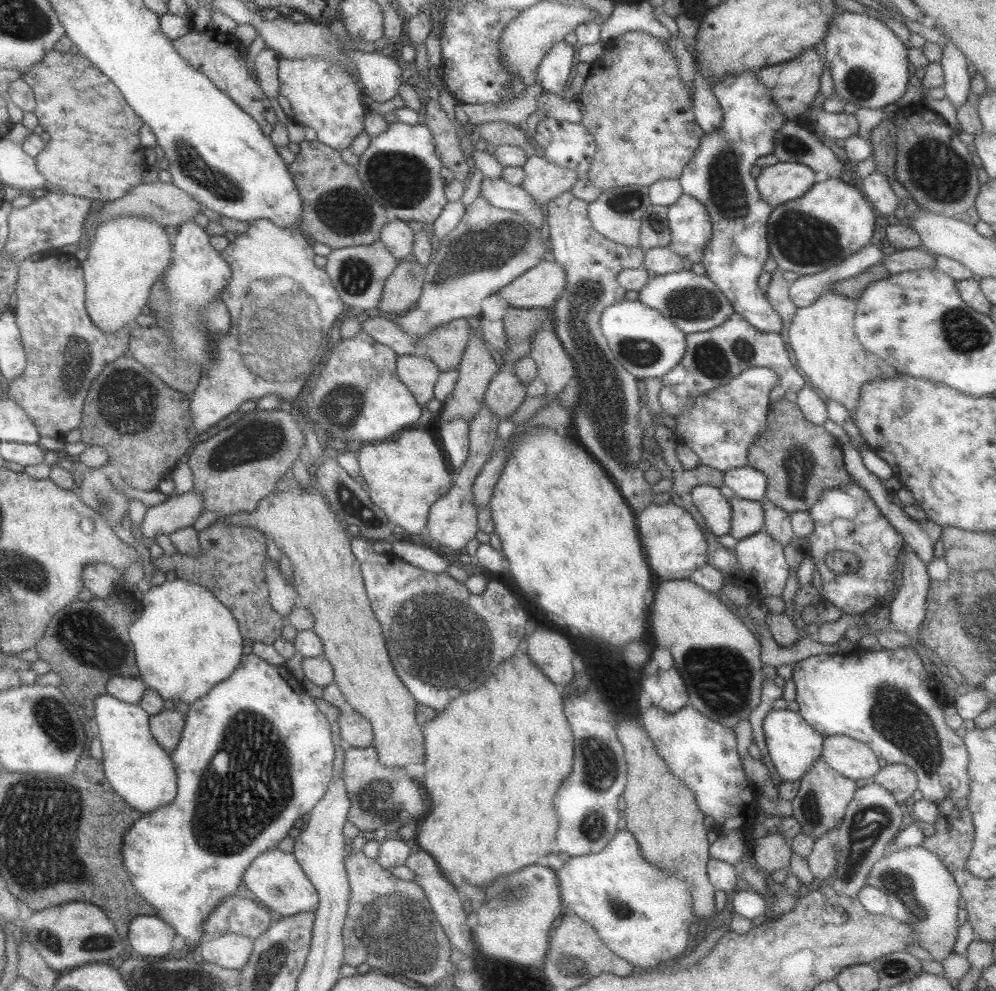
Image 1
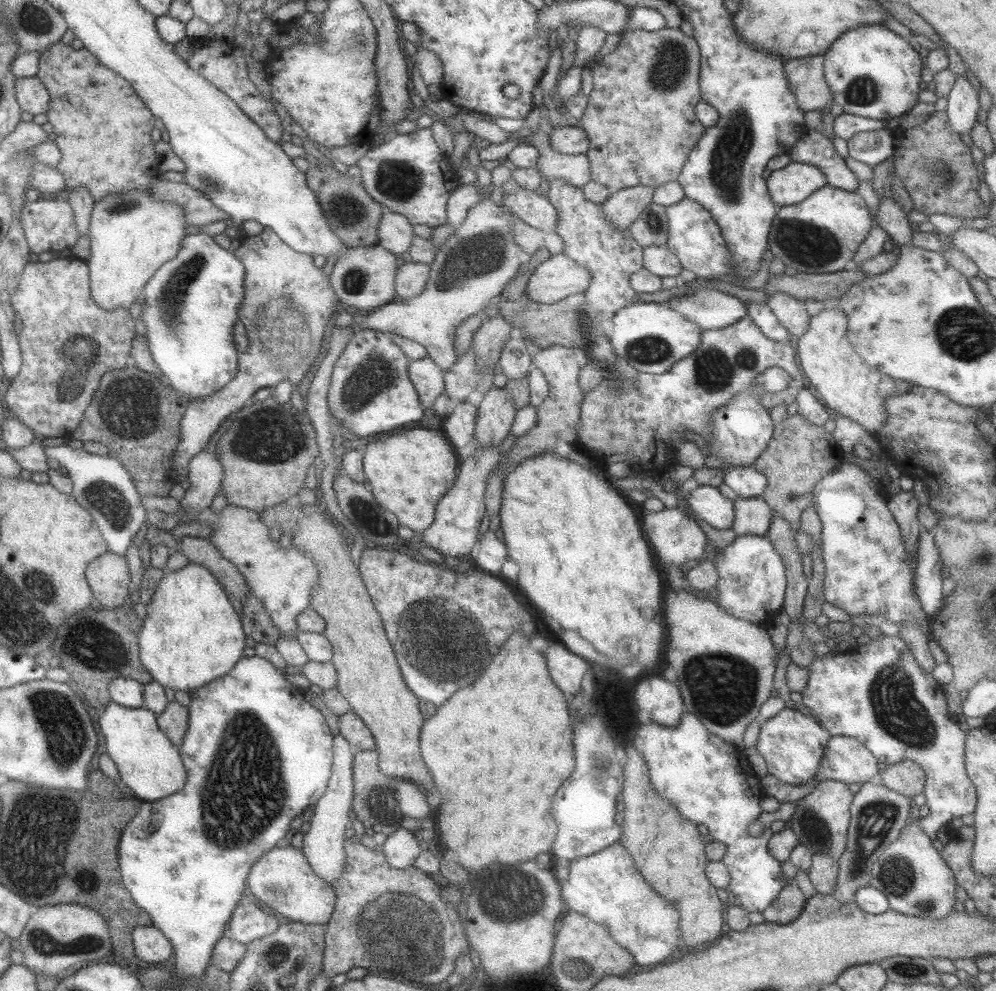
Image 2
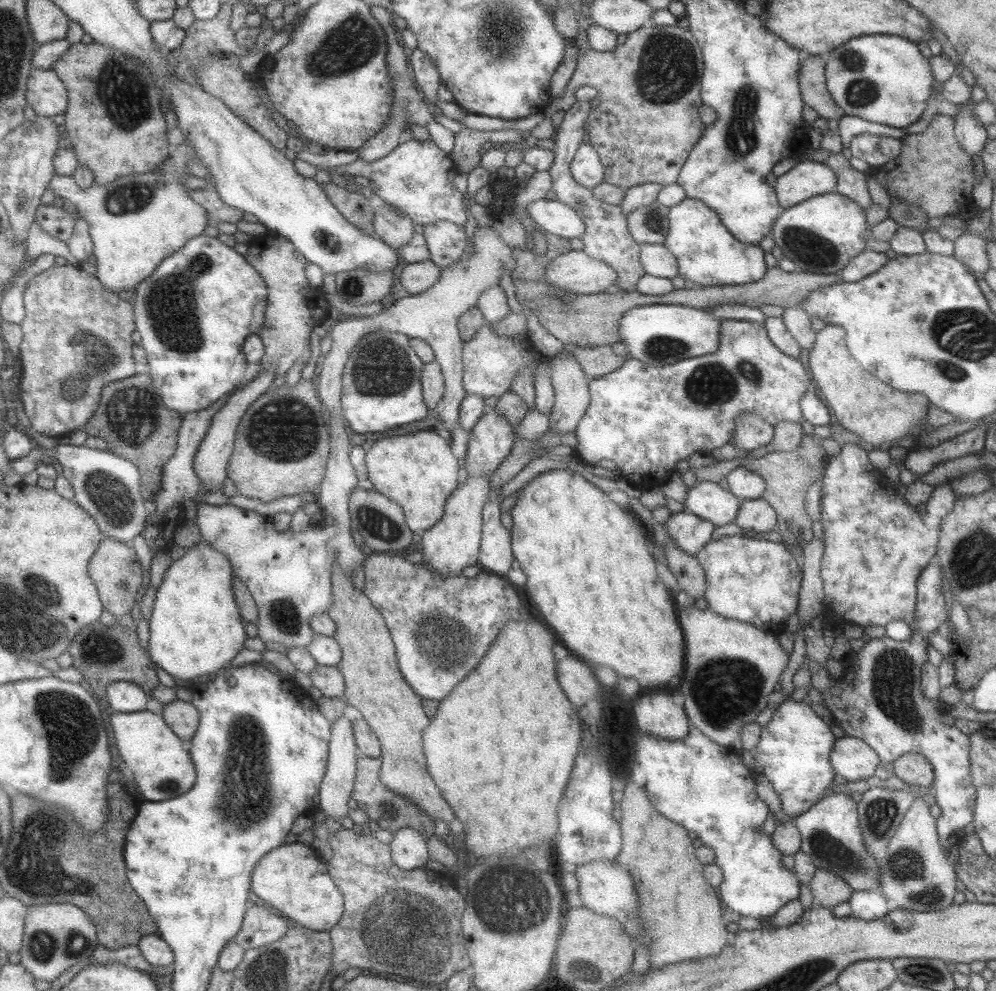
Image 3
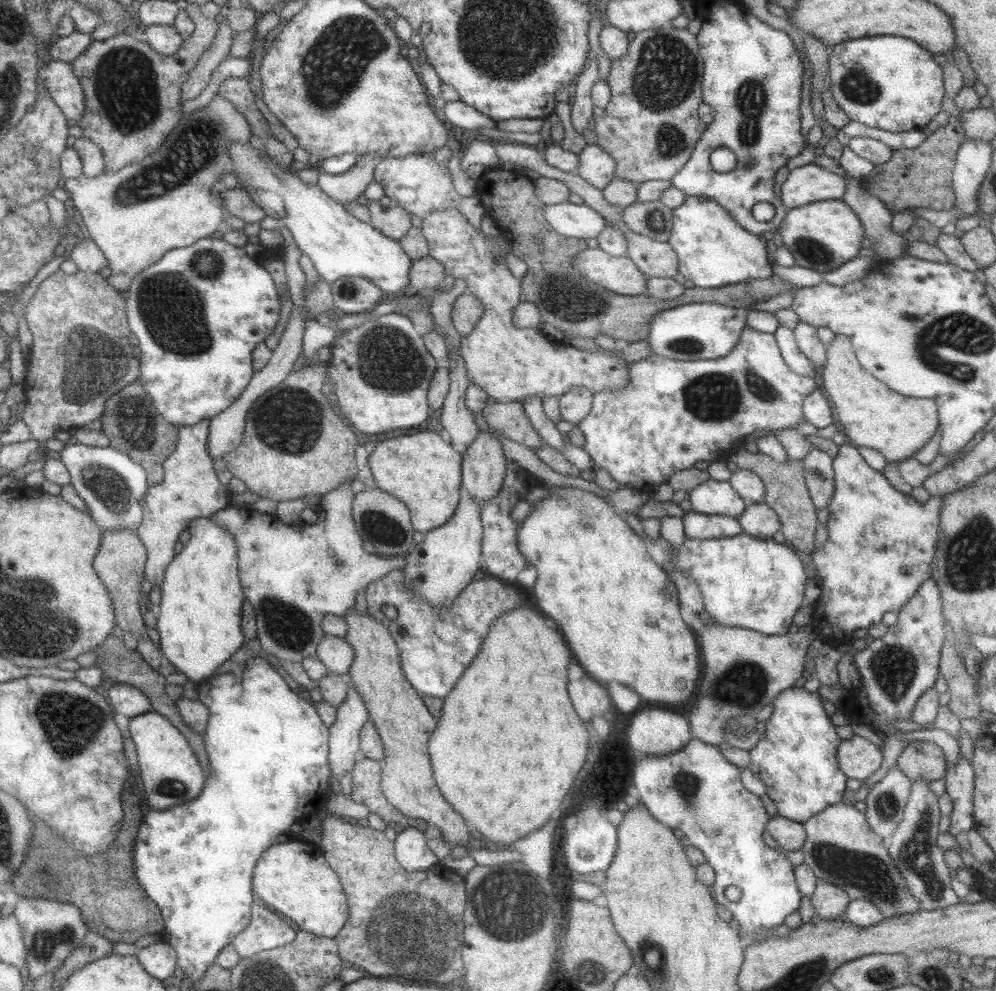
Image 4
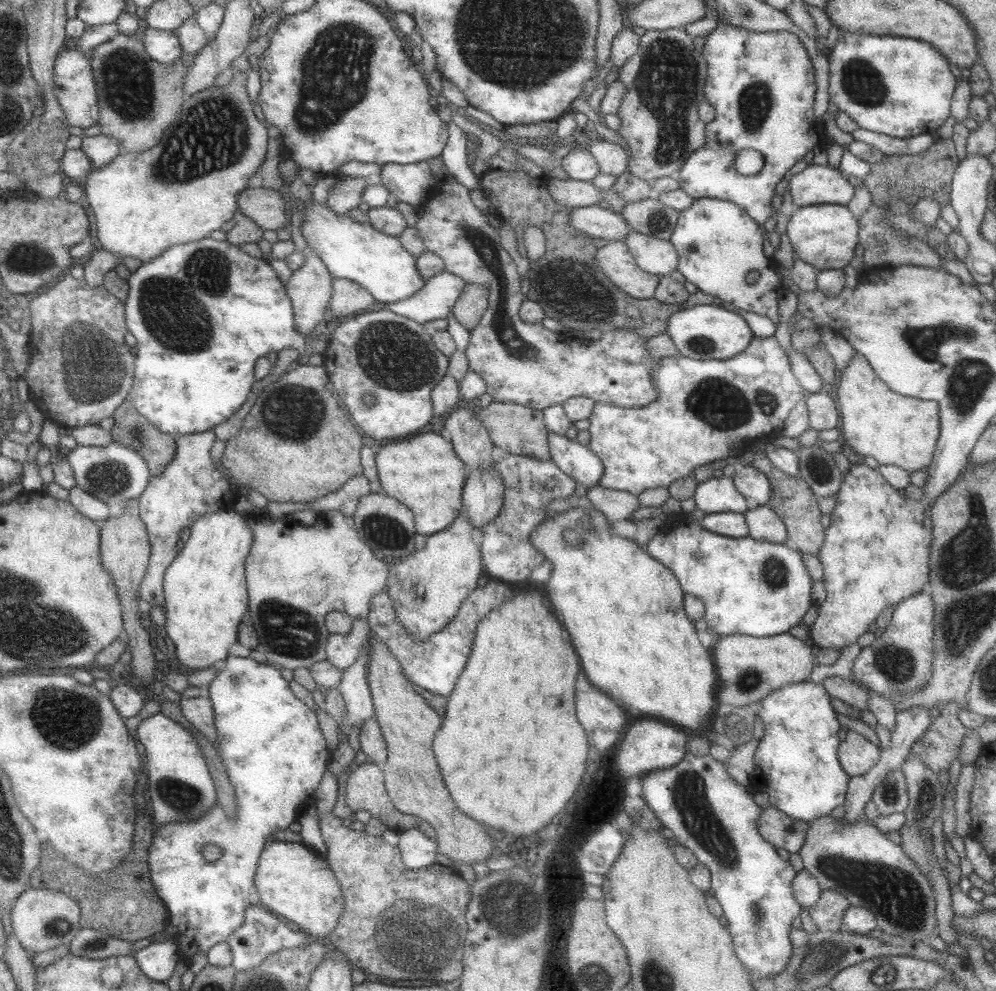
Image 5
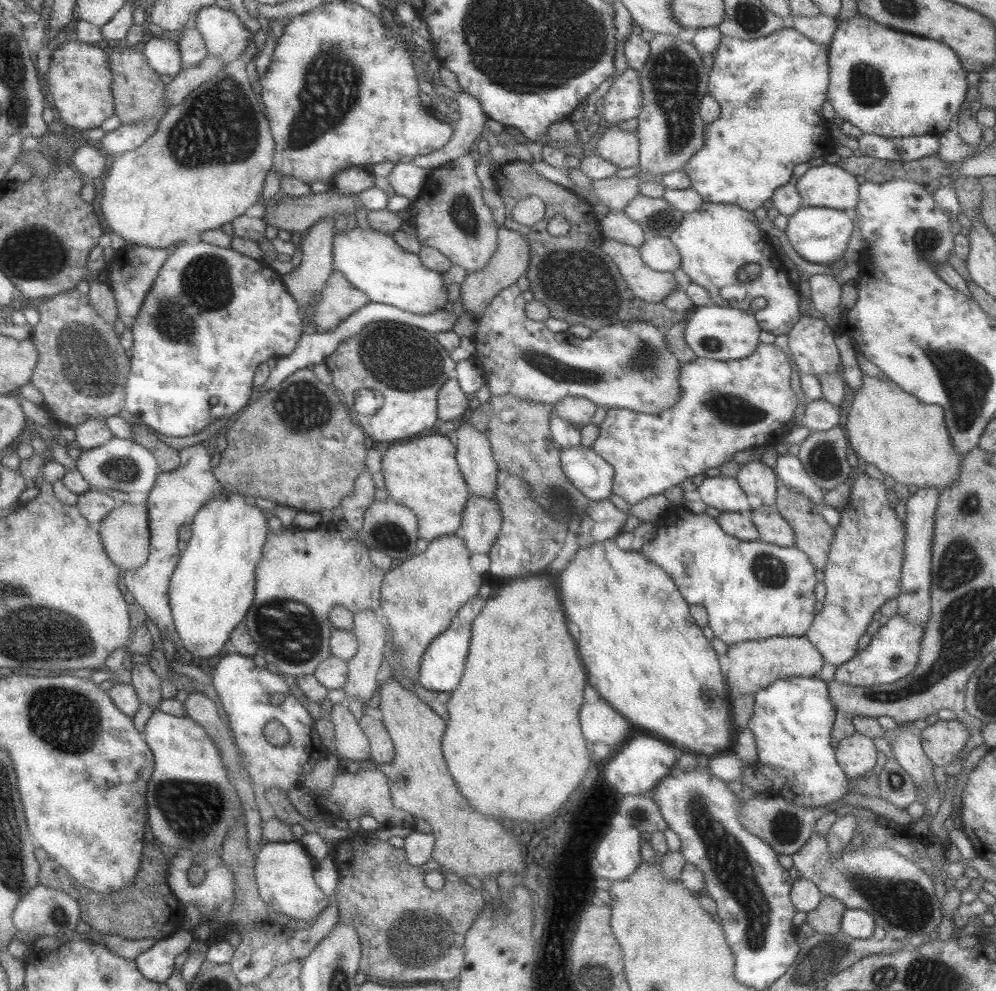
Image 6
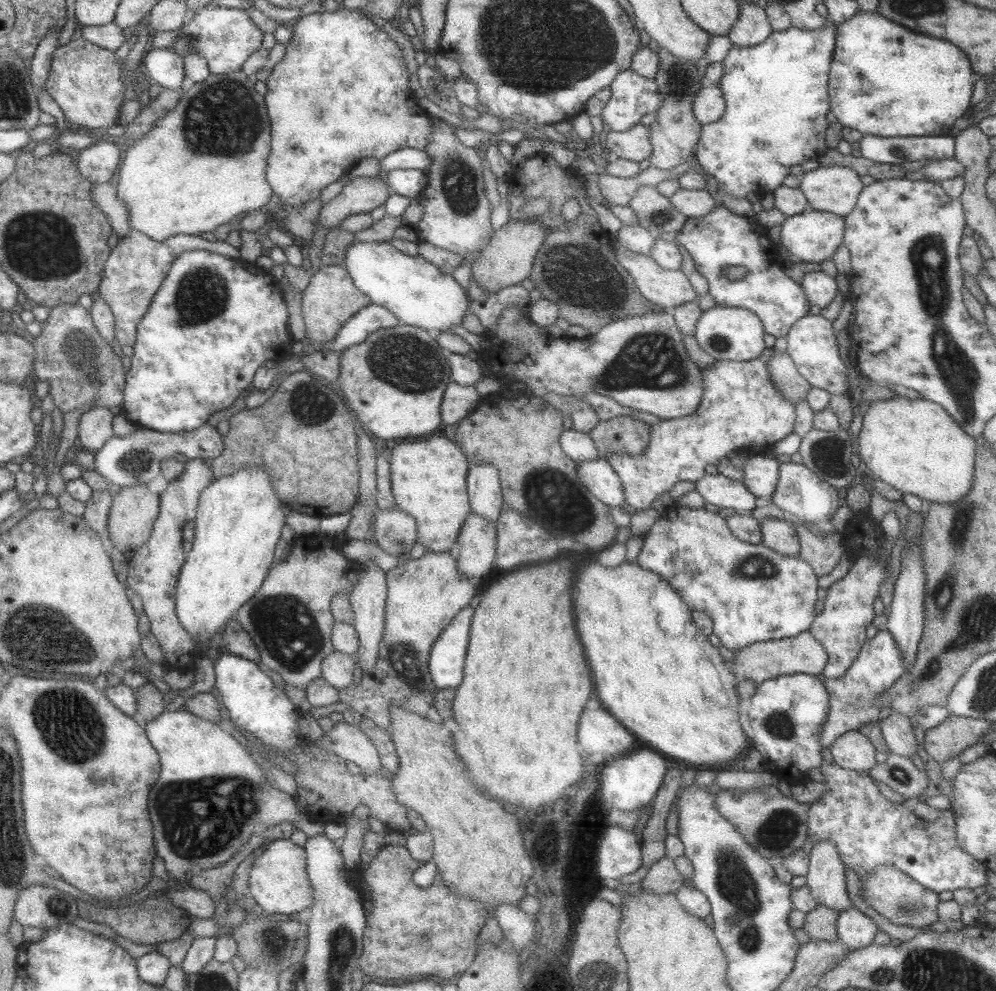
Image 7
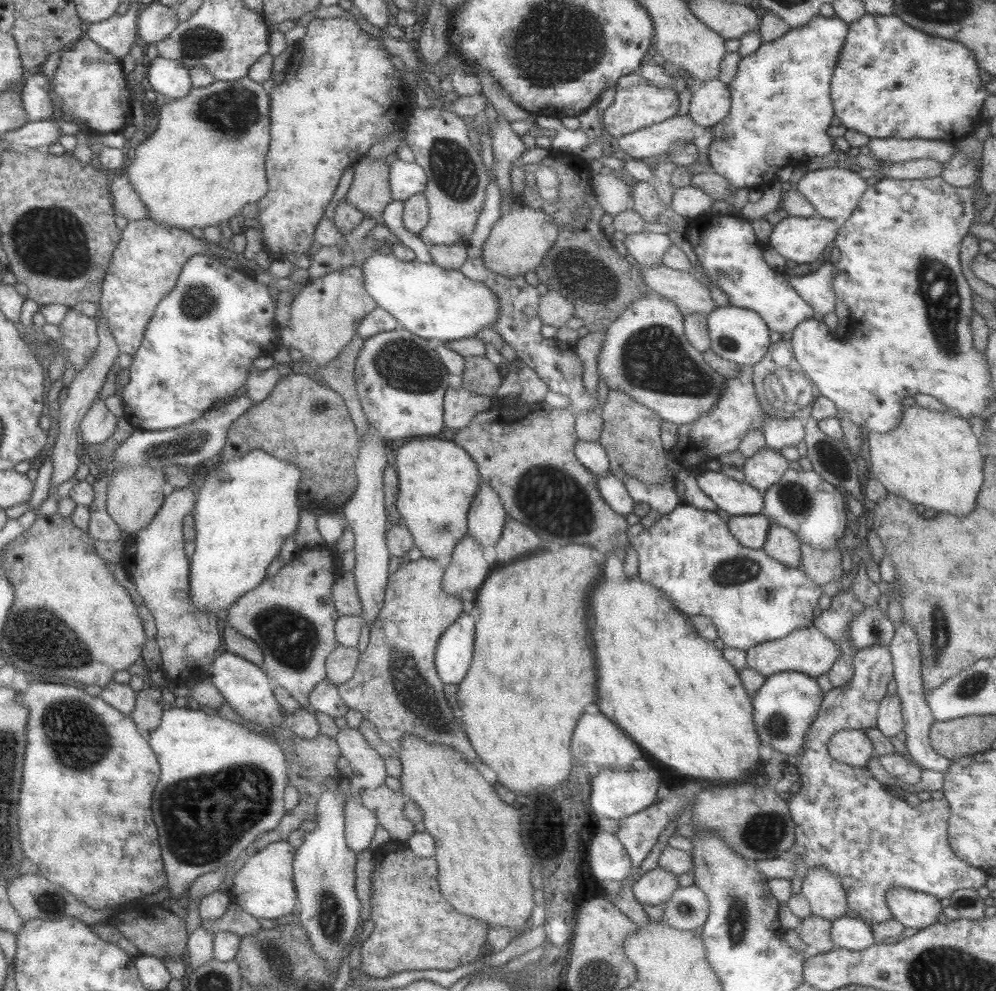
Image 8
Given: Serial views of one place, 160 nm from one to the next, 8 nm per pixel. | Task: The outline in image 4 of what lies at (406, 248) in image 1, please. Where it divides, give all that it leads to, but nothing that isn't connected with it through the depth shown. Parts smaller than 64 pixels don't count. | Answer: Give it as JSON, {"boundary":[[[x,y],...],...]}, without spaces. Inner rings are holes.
{"boundary":[[[368,199],[367,207],[371,214],[369,223],[392,240],[399,241],[413,227],[410,213],[398,204],[393,203],[384,206],[384,204],[380,203],[380,200]]]}

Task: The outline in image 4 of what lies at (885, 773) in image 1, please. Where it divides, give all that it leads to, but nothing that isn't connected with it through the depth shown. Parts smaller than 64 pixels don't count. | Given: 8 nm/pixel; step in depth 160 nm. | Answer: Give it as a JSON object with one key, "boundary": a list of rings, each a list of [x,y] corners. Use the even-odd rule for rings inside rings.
{"boundary":[[[913,741],[897,757],[897,767],[912,782],[944,778],[948,763],[942,749],[930,741]]]}

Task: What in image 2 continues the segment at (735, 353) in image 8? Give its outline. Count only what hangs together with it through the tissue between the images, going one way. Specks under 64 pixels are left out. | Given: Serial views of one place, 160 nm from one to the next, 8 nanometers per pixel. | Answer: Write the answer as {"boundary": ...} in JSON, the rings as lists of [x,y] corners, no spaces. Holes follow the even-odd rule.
{"boundary":[[[635,300],[612,316],[614,329],[609,334],[614,352],[624,358],[637,372],[662,374],[673,364],[692,354],[700,346],[702,329],[686,320],[686,316],[670,308],[667,303]]]}

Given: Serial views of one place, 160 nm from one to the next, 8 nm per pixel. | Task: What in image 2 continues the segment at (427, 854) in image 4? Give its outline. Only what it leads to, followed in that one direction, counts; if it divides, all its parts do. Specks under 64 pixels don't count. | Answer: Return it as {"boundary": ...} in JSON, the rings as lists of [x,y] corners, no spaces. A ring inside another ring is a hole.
{"boundary":[[[398,829],[387,835],[382,851],[394,868],[405,869],[415,863],[416,857],[426,846],[424,842],[418,840],[414,832]]]}

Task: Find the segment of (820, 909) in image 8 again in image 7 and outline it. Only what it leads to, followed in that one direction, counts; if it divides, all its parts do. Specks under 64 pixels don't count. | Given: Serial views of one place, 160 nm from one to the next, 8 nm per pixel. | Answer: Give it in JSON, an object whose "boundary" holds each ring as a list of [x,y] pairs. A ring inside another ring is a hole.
{"boundary":[[[830,839],[817,842],[811,852],[809,852],[809,871],[806,875],[807,884],[810,887],[812,896],[817,903],[842,912],[848,907],[853,906],[848,891],[846,890],[846,877],[844,874],[845,864],[839,855],[838,849]]]}

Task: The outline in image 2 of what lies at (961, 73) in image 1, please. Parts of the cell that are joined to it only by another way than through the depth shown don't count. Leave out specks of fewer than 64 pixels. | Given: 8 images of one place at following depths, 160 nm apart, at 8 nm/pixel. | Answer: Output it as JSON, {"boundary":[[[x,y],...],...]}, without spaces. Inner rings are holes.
{"boundary":[[[956,76],[945,109],[950,126],[957,133],[969,134],[969,130],[977,121],[980,108],[979,92],[974,89],[966,76]]]}

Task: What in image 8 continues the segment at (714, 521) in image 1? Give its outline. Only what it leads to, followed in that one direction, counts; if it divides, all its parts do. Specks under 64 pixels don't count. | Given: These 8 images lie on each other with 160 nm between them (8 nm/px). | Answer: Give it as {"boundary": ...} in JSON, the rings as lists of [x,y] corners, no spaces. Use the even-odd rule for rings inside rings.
{"boundary":[[[707,468],[698,470],[696,477],[698,486],[729,515],[752,516],[764,512],[764,493],[748,483]]]}

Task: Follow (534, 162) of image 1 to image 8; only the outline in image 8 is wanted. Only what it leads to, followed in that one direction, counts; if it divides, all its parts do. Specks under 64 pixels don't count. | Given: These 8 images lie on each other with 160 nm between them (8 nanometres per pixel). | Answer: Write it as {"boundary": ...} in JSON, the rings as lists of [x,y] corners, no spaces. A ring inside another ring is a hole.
{"boundary":[[[684,115],[642,127],[613,140],[616,153],[632,159],[662,155],[678,141],[693,142],[695,125],[690,116]]]}

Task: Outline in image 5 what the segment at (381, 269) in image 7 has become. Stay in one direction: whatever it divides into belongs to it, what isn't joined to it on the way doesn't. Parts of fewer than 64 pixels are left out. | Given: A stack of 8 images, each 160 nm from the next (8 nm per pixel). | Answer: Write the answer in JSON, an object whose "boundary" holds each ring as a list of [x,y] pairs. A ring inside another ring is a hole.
{"boundary":[[[295,200],[296,222],[302,236],[334,279],[343,278],[360,284],[378,304],[404,300],[416,294],[426,280],[420,276],[417,257],[410,254],[396,236],[375,229],[370,222],[359,223],[347,214],[336,214],[328,203],[304,203]]]}

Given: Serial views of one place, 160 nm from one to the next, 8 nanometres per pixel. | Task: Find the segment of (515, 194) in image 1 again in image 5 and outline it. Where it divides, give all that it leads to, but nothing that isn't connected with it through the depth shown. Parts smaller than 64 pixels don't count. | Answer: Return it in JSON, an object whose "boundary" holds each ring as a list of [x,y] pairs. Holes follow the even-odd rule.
{"boundary":[[[599,204],[573,208],[569,214],[570,224],[578,231],[593,238],[623,241],[632,229],[621,213],[601,208]]]}

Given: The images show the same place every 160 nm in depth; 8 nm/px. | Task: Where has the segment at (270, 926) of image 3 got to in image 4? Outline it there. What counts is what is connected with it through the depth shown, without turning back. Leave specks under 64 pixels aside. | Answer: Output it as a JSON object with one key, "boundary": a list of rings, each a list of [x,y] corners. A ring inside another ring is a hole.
{"boundary":[[[256,905],[251,908],[250,924],[232,939],[232,946],[241,958],[257,952],[278,948],[292,942],[296,930],[269,907]]]}

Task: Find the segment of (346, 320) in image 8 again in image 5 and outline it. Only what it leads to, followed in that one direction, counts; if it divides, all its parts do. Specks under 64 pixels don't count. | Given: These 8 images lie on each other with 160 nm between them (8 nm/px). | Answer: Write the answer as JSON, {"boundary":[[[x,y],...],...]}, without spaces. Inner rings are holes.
{"boundary":[[[333,279],[333,295],[329,302],[330,316],[344,316],[364,313],[377,300],[368,292],[367,288],[348,279]]]}

